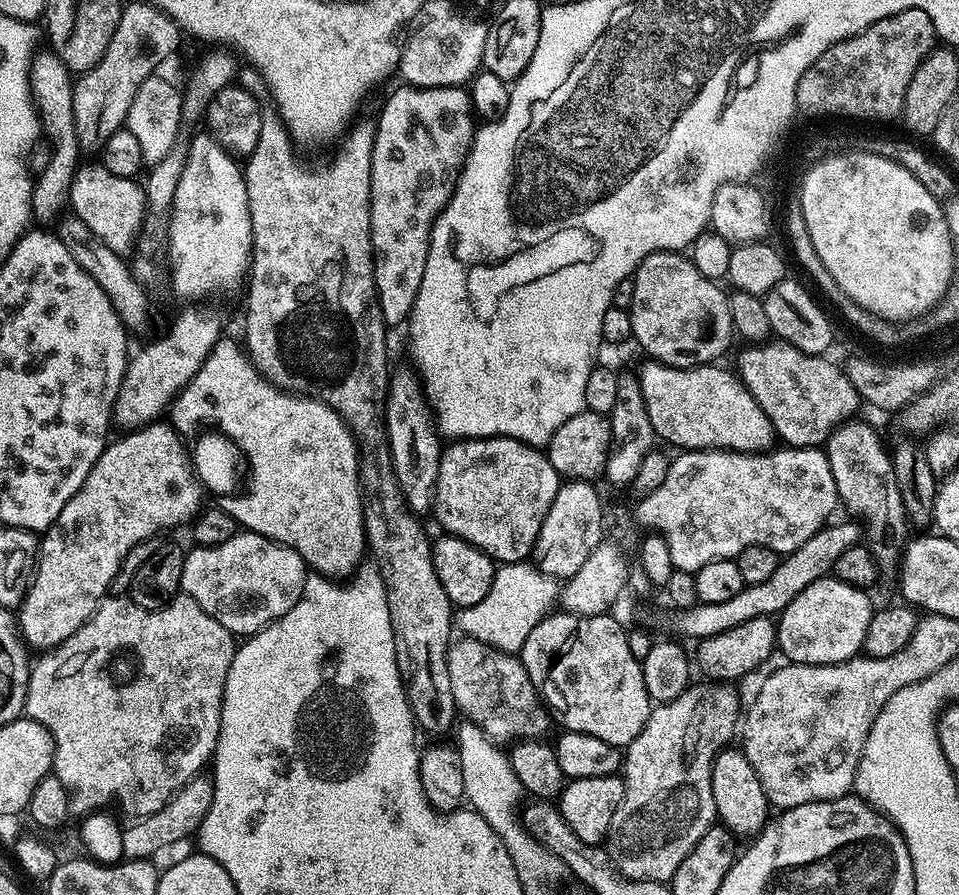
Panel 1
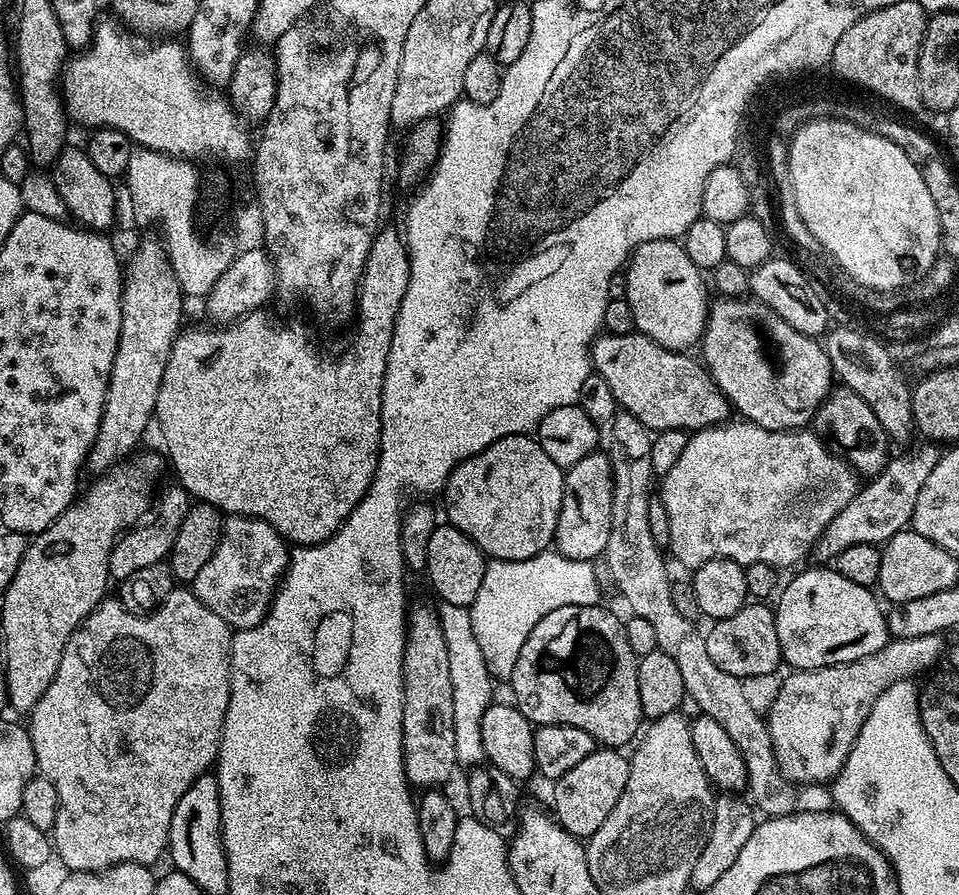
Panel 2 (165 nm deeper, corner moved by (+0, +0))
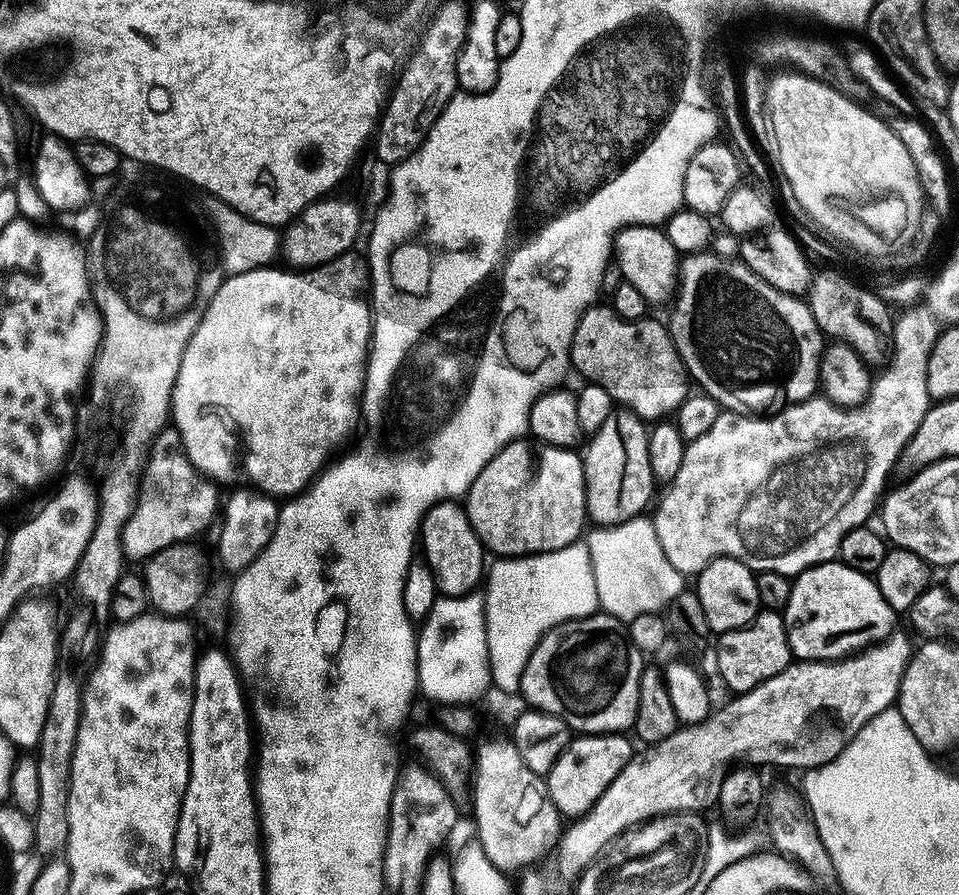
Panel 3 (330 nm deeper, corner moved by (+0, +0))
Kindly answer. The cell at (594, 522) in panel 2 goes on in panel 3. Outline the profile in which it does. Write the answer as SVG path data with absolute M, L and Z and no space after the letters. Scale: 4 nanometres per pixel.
M614 410L597 432L591 433L588 449L582 452L584 462L584 511L593 525L601 528L613 528L641 515L648 503L651 505L654 481L650 470L648 454L648 433L645 421L627 410Z

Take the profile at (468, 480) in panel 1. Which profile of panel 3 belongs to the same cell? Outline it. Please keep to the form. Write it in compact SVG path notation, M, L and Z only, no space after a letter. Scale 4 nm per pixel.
M528 438L511 440L502 451L494 454L494 458L490 458L490 462L486 462L482 474L474 478L462 507L468 513L470 526L478 534L481 544L489 553L497 552L497 557L536 556L540 552L562 550L577 543L585 531L583 459L566 448L555 448Z

